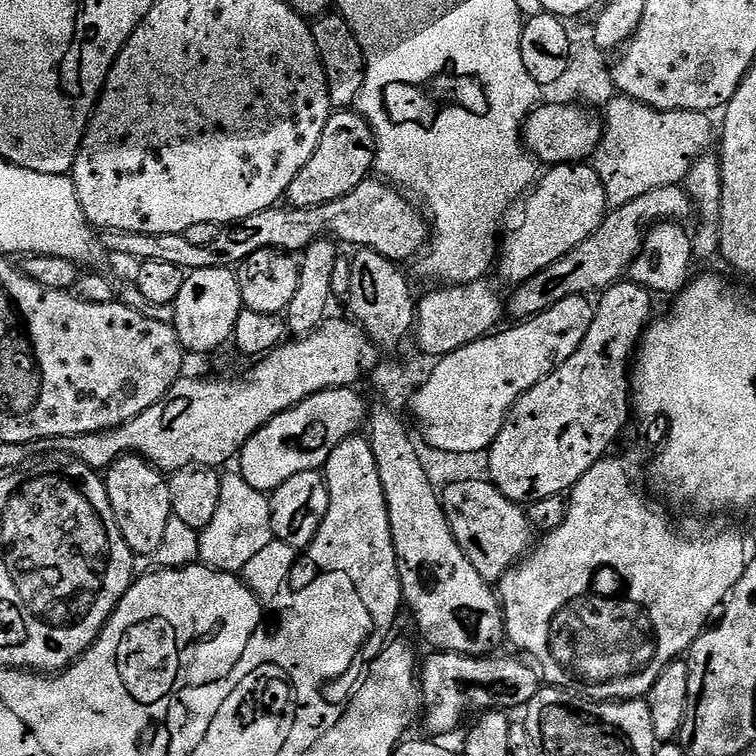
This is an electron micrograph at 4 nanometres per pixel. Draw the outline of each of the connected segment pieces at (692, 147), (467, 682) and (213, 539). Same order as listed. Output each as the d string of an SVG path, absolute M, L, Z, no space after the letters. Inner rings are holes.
M623 94L609 102L604 114L601 140L592 166L599 174L611 209L628 205L650 190L681 185L697 160L707 153L714 138L709 113L660 112Z
M439 650L431 653L433 656L418 670L420 681L420 694L422 697L422 724L428 727L427 735L432 738L444 738L448 736L471 712L483 714L493 710L523 709L532 703L541 691L542 676L531 663L523 659L515 660L512 656L463 656L457 652L442 652Z
M238 474L225 475L220 481L218 511L210 526L199 533L197 529L187 526L186 522L173 517L167 523L162 546L156 552L154 560L161 569L187 567L199 560L205 568L213 568L216 572L240 574L243 573L246 562L255 558L265 546L270 546L273 538L271 499L265 493L254 490L254 486L250 486L250 482L246 482Z

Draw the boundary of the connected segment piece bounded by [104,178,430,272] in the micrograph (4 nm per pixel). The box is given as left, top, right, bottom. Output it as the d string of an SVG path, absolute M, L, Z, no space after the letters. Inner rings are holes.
M369 178L363 180L354 190L350 190L350 194L329 204L313 208L277 206L262 210L258 214L250 214L250 218L225 227L210 246L194 246L186 242L184 235L174 234L147 236L133 232L108 232L105 237L104 244L112 252L133 256L136 262L168 262L170 266L178 266L188 272L207 268L235 269L252 254L267 248L300 254L315 240L325 238L335 238L341 245L357 244L357 249L377 252L382 254L382 258L400 266L403 265L403 260L415 261L425 251L430 240L430 224L418 211L417 205L403 192L383 179Z

